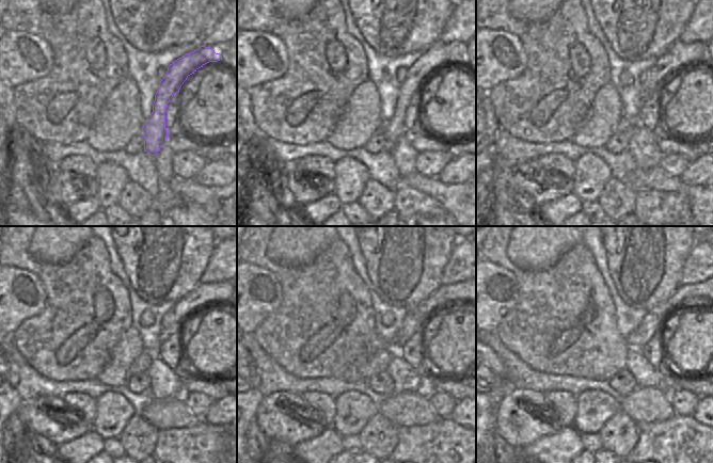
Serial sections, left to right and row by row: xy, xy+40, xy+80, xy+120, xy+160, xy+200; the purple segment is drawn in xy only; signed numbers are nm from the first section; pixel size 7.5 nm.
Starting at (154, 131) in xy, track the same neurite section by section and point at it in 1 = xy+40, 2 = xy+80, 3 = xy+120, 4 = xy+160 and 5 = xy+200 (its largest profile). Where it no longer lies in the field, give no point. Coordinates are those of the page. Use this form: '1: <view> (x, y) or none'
1: xy+40 (439, 54)
2: xy+80 (680, 54)
3: xy+120 (203, 294)
4: xy+160 (453, 293)
5: xy+200 (683, 293)

